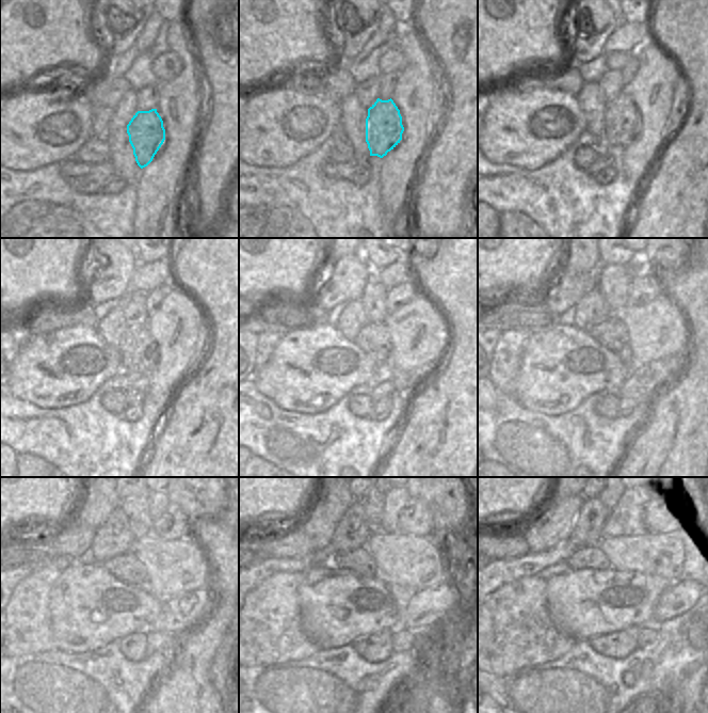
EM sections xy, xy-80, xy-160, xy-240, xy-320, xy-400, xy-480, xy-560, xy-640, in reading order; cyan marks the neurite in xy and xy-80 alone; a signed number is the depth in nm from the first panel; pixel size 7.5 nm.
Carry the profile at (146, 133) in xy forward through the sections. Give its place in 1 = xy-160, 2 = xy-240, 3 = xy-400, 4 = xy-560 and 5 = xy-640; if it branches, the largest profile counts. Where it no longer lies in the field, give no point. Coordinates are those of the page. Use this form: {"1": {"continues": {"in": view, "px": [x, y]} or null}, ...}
{"1": {"continues": {"in": "xy-160", "px": [622, 124]}}, "2": {"continues": {"in": "xy-240", "px": [138, 349]}}, "3": {"continues": {"in": "xy-400", "px": [610, 332]}}, "4": {"continues": {"in": "xy-560", "px": [359, 560]}}, "5": {"continues": {"in": "xy-640", "px": [592, 556]}}}

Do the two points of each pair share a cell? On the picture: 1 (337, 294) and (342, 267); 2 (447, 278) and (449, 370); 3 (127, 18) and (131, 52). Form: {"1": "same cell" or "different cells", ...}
{"1": "same cell", "2": "same cell", "3": "different cells"}

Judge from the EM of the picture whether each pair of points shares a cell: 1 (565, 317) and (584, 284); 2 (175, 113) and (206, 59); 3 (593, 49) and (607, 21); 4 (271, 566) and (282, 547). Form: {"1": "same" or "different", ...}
{"1": "different", "2": "different", "3": "same", "4": "different"}

